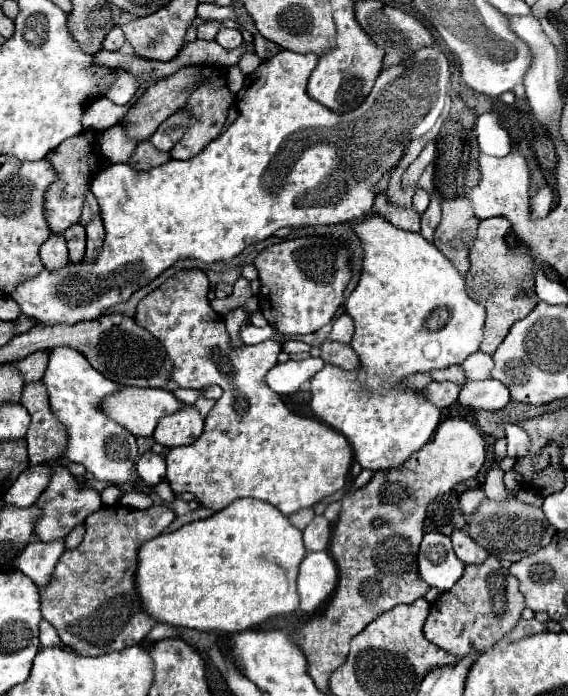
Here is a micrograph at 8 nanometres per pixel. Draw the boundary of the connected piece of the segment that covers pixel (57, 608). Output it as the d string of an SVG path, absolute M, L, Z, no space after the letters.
M167 505L149 509L101 507L85 521L85 537L77 549L67 549L53 571L49 585L41 587L41 613L59 633L61 643L77 655L105 655L143 641L157 621L145 613L135 587L139 547L161 535L175 519Z

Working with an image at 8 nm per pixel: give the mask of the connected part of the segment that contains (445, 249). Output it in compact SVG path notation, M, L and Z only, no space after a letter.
M467 197L443 199L443 217L435 229L435 247L457 267L461 275L469 269L469 249L477 233L477 217L473 217L473 207Z

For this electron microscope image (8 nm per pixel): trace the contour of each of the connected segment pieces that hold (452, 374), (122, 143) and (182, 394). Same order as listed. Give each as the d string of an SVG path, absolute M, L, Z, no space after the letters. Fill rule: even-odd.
M445 367L445 369L435 369L429 373L433 381L461 381L463 373L459 367Z
M115 125L113 129L107 129L103 133L97 135L101 153L111 159L111 163L127 163L131 153L135 151L137 143L129 141L129 137L125 137L125 131L121 125Z
M175 389L175 391L173 391L173 395L175 395L179 401L183 401L185 405L193 405L201 393L203 393L203 391L195 391L195 389Z

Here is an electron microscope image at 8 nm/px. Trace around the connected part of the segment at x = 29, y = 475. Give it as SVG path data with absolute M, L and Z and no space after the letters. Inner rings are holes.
M31 465L25 473L21 473L15 483L7 489L3 503L13 507L31 507L37 497L43 493L45 485L49 483L51 467L49 465Z

